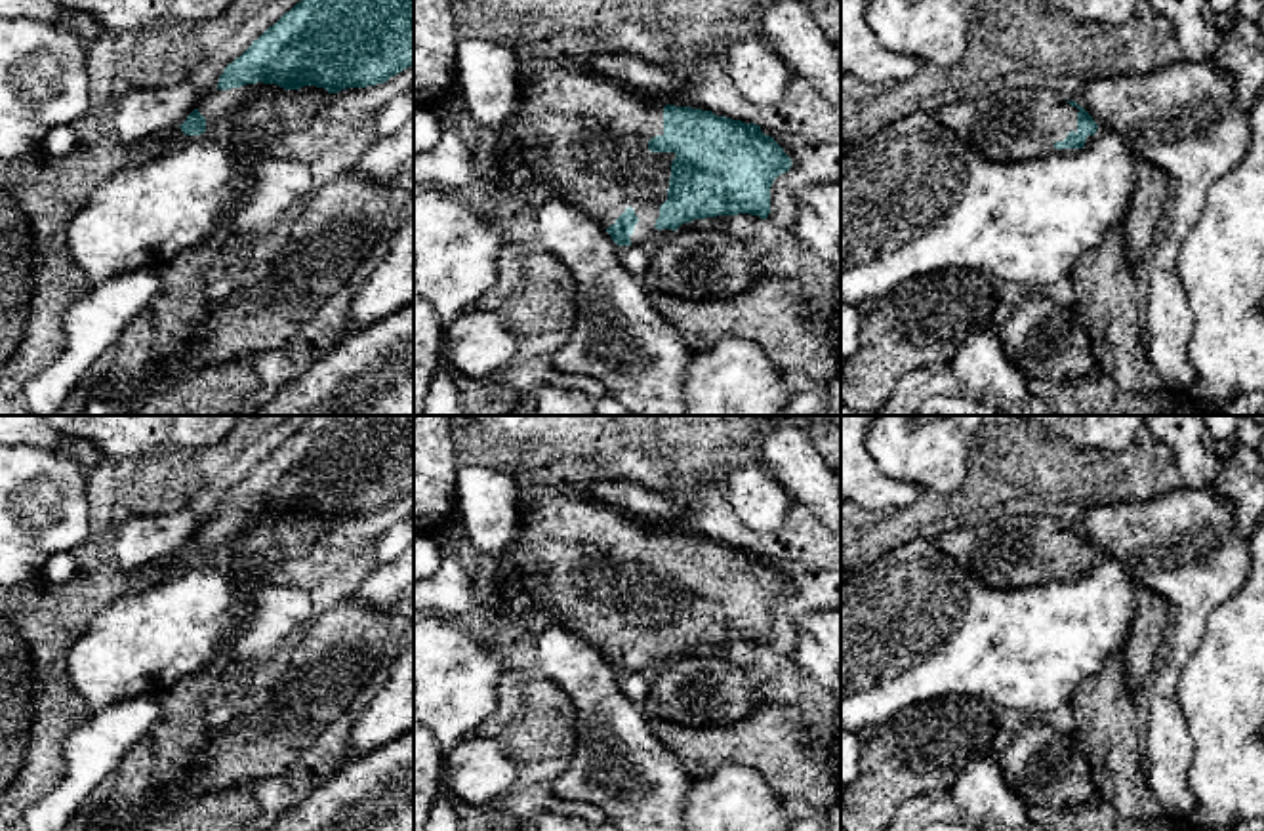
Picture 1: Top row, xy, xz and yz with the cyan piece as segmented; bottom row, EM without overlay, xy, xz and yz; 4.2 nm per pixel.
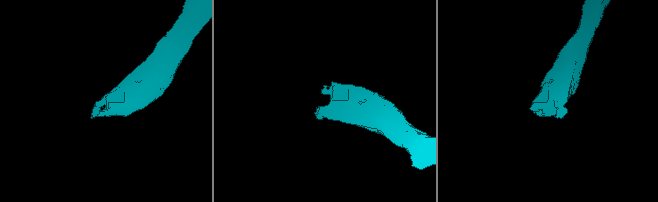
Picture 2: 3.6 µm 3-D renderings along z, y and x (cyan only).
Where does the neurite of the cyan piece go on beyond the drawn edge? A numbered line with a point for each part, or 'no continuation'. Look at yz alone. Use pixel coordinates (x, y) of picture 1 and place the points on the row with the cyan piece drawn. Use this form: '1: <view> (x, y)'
1: yz (1011, 124)

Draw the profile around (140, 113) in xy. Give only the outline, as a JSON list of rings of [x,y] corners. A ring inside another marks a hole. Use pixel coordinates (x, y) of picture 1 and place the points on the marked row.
[[[191,82],[166,88],[130,88],[114,97],[114,130],[128,147],[179,128],[196,109]]]

